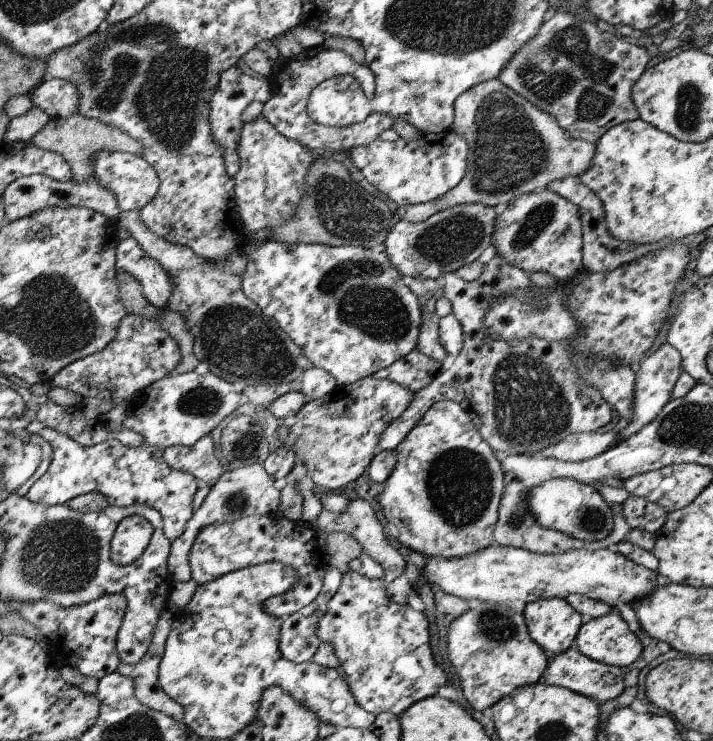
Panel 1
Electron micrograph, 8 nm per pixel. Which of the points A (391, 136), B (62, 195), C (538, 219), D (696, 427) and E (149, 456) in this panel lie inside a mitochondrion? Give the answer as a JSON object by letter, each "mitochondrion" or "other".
{"A":"other","B":"other","C":"mitochondrion","D":"mitochondrion","E":"other"}

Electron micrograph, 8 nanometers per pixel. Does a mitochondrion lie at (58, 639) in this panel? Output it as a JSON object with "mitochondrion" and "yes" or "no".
{"mitochondrion":"no"}

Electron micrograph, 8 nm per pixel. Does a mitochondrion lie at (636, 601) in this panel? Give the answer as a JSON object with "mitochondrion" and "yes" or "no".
{"mitochondrion":"no"}

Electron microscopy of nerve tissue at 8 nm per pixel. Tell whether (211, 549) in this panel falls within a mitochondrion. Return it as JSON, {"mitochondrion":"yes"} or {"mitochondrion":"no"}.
{"mitochondrion":"no"}

